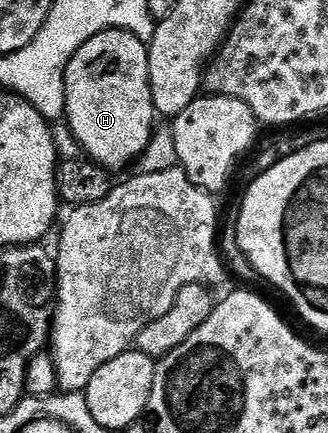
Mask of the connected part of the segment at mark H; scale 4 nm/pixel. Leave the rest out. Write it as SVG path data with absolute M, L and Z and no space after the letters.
M127 29L98 33L66 68L66 116L70 133L85 156L103 169L117 171L130 165L150 145L156 114L150 90L150 50Z

